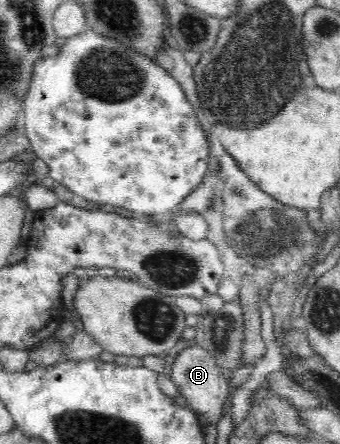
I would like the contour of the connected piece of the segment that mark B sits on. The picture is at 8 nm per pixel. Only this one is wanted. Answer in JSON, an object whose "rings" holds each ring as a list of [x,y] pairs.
{"rings":[[[192,343],[176,356],[171,367],[170,377],[178,387],[178,393],[183,397],[186,407],[201,413],[207,419],[208,425],[216,424],[219,421],[229,393],[228,380],[220,371],[220,367],[212,354],[202,349],[198,344]]]}

